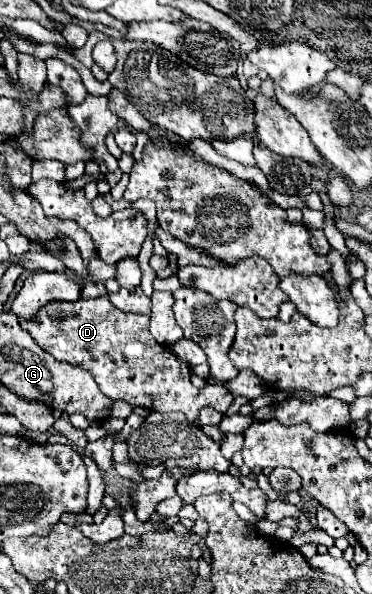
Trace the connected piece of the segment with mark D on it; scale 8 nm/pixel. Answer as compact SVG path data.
M100 296L100 298L90 298L90 300L76 300L76 302L50 302L48 306L44 306L38 312L36 322L22 322L22 318L18 318L24 330L30 330L30 334L34 336L34 340L46 350L50 352L56 360L62 362L70 362L74 366L82 366L84 370L92 372L92 376L96 378L100 390L112 398L112 400L126 400L134 406L142 406L148 410L156 410L156 412L182 412L186 418L190 418L190 422L196 422L198 414L202 408L210 406L214 410L226 410L232 404L232 394L216 392L216 386L206 384L204 388L196 388L196 386L188 386L190 384L190 366L186 362L182 362L178 356L172 354L172 350L168 346L158 344L152 334L148 332L148 316L140 316L140 314L126 314L118 308L112 306L112 302L108 300L108 296Z

